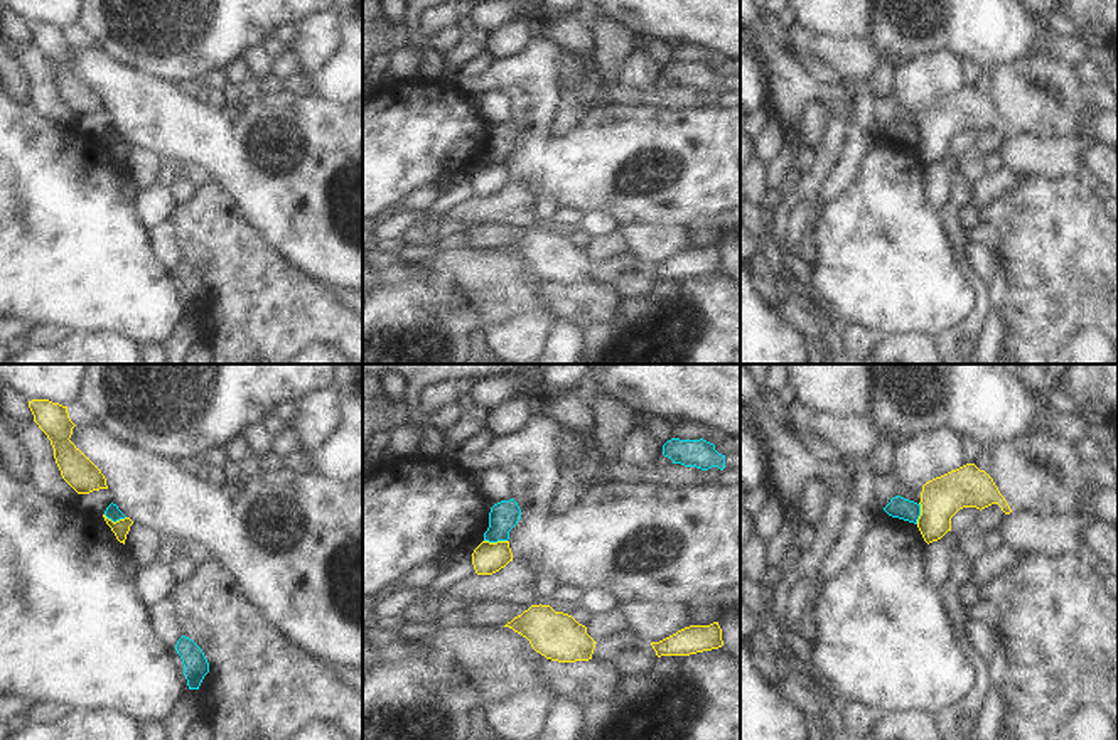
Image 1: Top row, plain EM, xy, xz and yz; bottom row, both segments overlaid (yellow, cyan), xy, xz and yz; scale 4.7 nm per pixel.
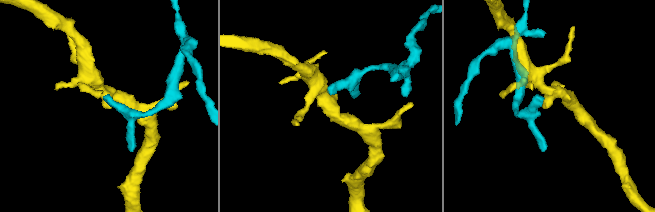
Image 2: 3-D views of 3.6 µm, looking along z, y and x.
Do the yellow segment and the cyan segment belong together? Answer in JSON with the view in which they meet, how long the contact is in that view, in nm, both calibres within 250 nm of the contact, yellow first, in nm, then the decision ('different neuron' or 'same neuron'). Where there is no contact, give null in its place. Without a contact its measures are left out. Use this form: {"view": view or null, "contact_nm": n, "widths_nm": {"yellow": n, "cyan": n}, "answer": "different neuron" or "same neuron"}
{"view": "xz", "contact_nm": 110, "widths_nm": {"yellow": 150, "cyan": 140}, "answer": "different neuron"}

